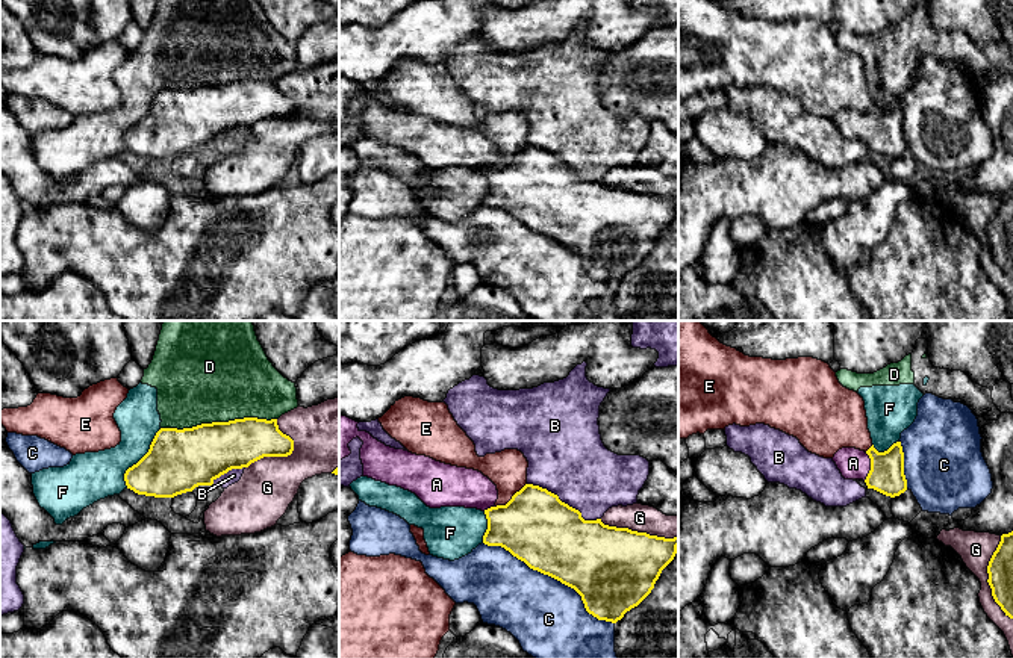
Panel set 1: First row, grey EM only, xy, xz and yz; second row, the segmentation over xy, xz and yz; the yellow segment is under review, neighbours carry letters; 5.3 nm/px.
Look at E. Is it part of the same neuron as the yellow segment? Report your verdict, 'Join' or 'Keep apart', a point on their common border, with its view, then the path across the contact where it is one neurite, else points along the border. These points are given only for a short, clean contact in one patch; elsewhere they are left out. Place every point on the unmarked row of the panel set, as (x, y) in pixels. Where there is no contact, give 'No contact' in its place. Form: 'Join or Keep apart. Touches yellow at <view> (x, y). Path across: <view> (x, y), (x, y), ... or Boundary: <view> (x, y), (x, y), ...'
Keep apart. Touches yellow at xz (512, 159). Boundary: xz (526, 144), (504, 165), (495, 168)

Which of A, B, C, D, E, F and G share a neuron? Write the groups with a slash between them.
A / B / C / D F / E / G

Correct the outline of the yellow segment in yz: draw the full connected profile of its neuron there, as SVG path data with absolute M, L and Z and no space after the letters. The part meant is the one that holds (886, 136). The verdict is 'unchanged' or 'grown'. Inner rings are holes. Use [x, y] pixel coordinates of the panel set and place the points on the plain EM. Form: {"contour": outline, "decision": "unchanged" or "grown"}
{"contour": "M901 103L878 113L874 106L865 113L856 109L839 110L833 123L845 141L863 141L868 150L895 159L907 151Z", "decision": "grown"}

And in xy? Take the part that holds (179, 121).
{"contour": "M244 79L183 91L161 89L148 113L126 132L124 142L138 156L174 159L198 147L212 147L232 130L248 129L263 118L288 118L292 112L294 101L279 91L277 80Z", "decision": "unchanged"}

